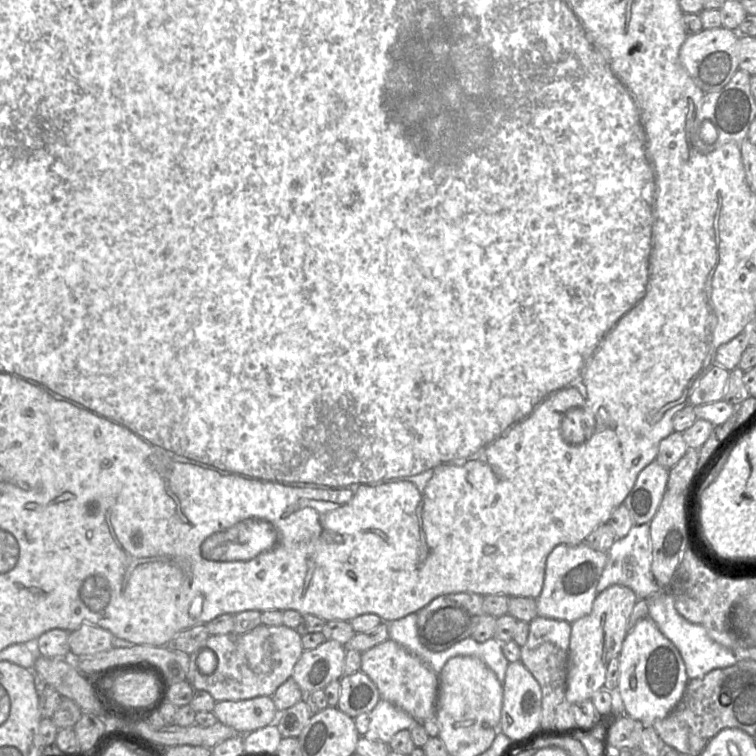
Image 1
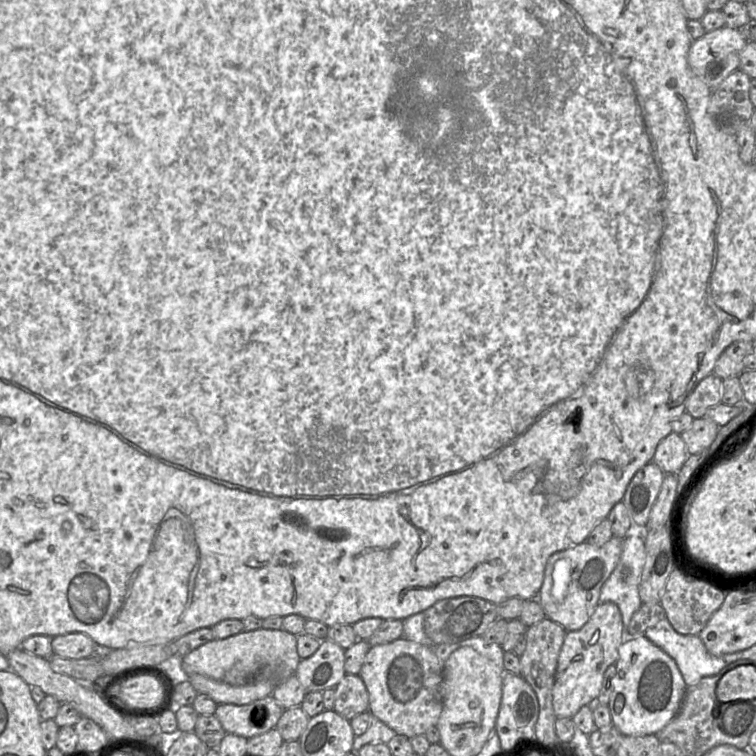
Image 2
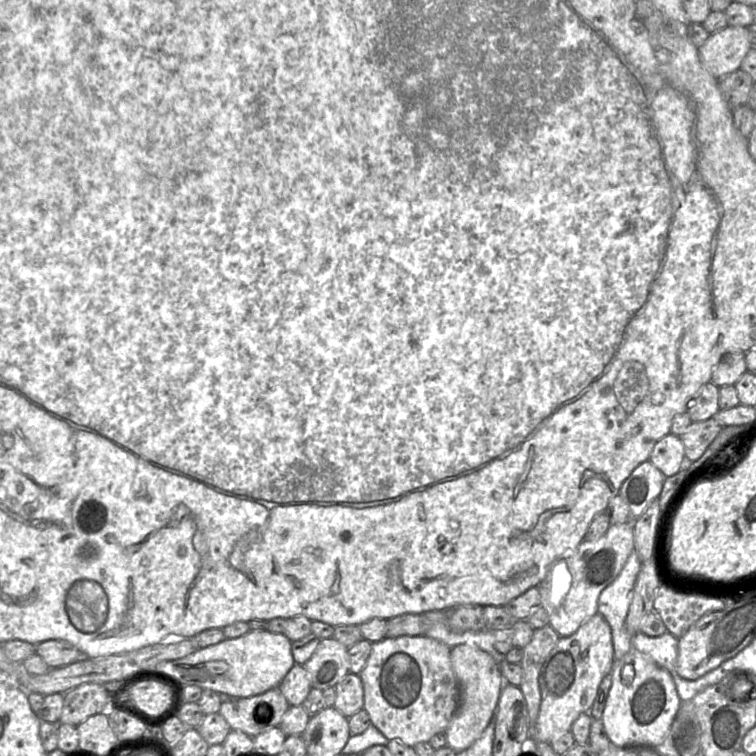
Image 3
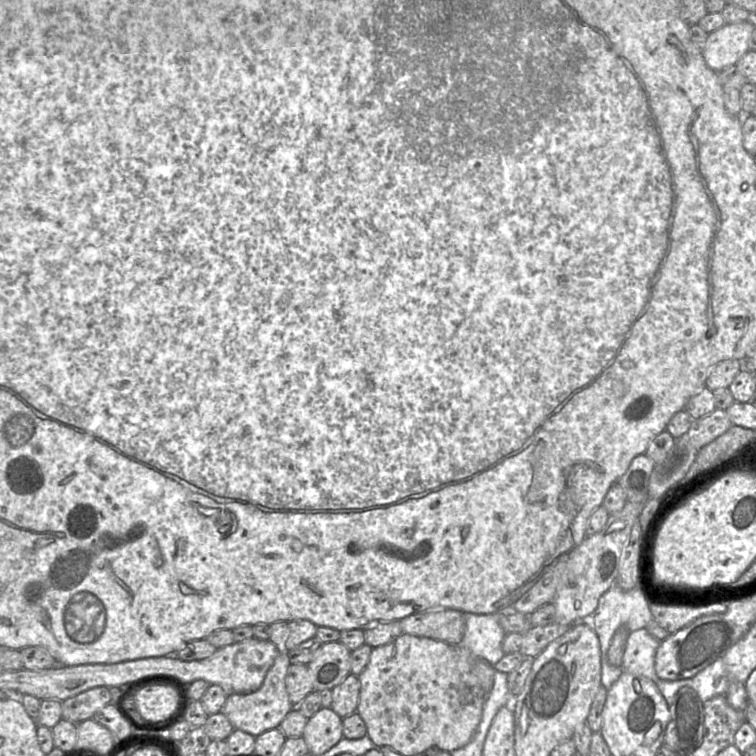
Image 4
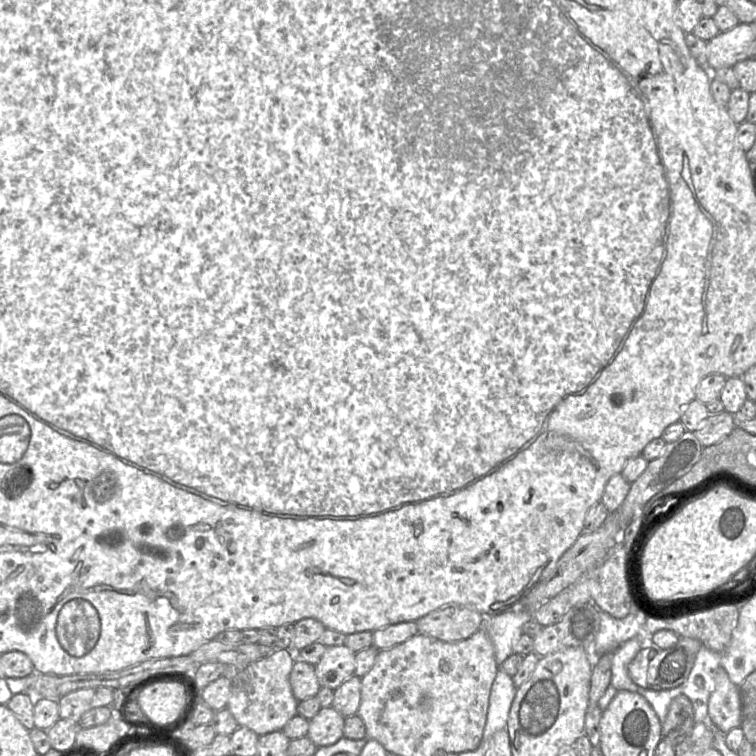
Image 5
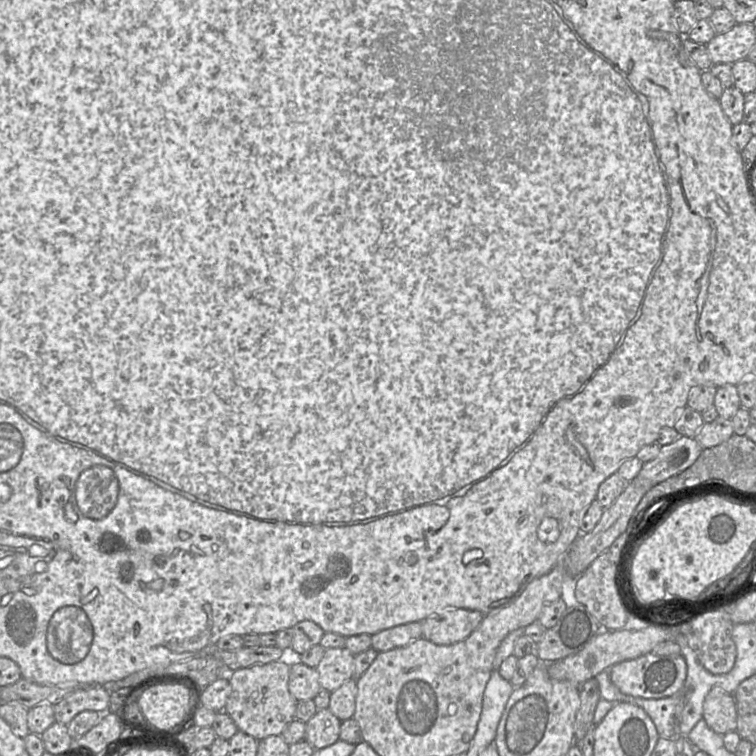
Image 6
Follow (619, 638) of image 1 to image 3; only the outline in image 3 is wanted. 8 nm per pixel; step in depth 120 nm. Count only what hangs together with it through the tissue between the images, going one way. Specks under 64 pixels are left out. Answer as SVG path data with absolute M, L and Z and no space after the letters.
M599 613L583 622L574 634L560 637L540 671L541 704L533 741L552 743L569 732L578 716L592 707L599 685L613 664L611 628Z

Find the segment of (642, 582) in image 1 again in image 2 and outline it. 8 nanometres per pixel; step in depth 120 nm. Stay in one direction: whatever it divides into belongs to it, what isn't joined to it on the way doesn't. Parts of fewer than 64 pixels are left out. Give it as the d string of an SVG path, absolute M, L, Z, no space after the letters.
M633 526L632 532L623 539L619 562L599 595L599 603L613 602L618 606L625 630L642 604L639 583L646 558L642 530Z

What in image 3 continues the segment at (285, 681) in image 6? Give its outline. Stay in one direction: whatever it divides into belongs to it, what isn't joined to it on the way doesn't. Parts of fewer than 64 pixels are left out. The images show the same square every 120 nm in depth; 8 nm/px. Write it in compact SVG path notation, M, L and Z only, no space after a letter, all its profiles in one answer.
M279 686L251 697L222 696L219 713L231 730L239 730L250 737L279 727L290 704Z

